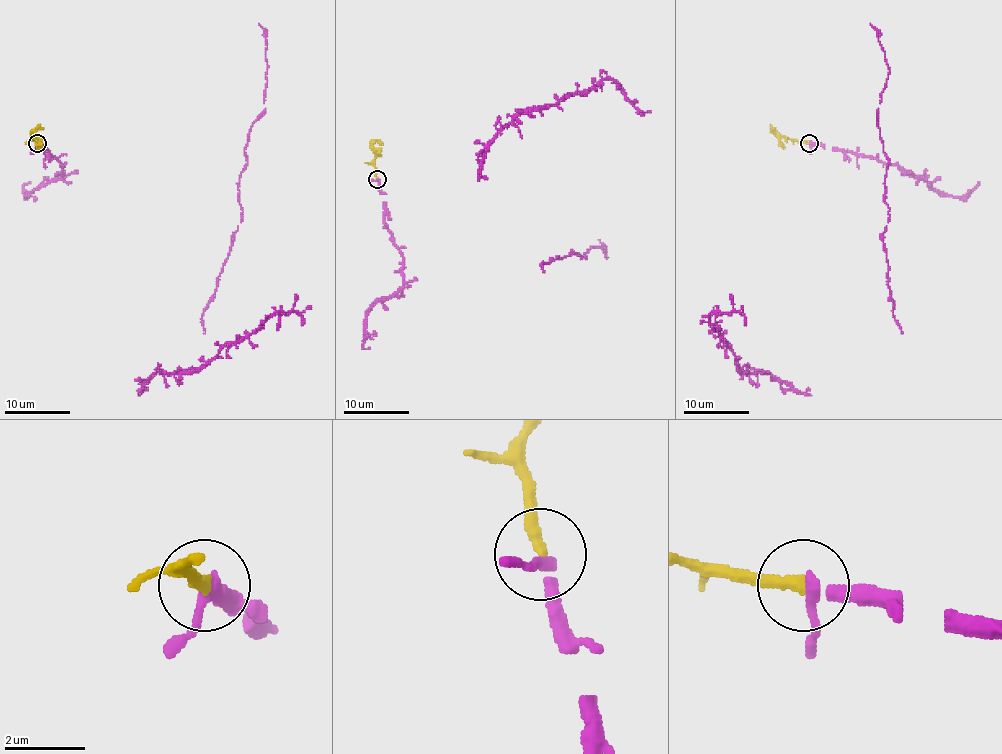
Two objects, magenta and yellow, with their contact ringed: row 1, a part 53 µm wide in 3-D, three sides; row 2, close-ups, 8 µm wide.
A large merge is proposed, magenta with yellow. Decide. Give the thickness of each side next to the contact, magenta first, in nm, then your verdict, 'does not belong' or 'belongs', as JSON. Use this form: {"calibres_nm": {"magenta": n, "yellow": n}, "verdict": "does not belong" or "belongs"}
{"calibres_nm": {"magenta": 280, "yellow": 300}, "verdict": "belongs"}

